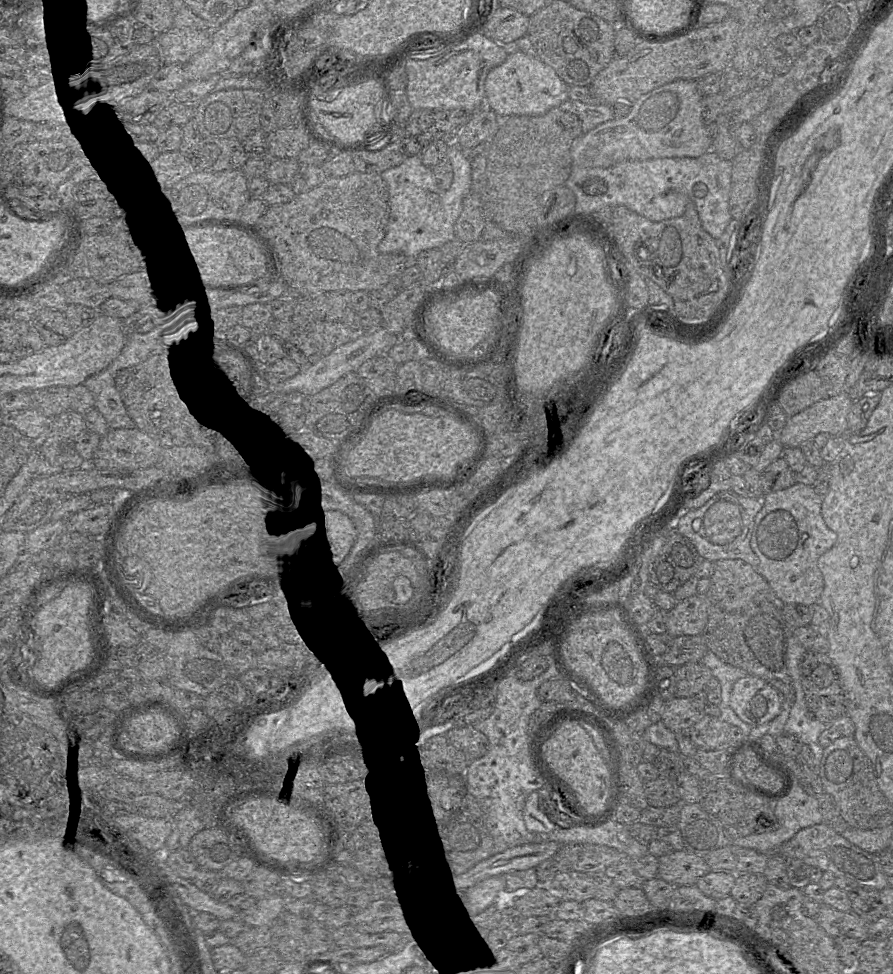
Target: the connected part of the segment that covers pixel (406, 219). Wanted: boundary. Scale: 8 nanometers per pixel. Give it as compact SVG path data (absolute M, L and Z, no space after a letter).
M455 143L449 144L447 159L451 163L454 173L453 182L447 190L438 187L433 169L423 163L421 155L406 156L400 165L381 173L389 189L390 216L385 237L379 244L380 252L403 253L409 259L415 260L421 252L432 248L441 248L456 238L455 223L461 214L463 200L471 190L471 164L468 155Z

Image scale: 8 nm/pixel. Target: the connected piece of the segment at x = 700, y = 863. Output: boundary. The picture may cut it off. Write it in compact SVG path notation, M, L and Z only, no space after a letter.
M686 850L672 851L659 858L657 877L674 887L694 886L711 871L704 857Z

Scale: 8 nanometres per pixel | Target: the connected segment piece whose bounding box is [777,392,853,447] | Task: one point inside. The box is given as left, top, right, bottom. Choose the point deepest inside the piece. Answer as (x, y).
(830, 415)

